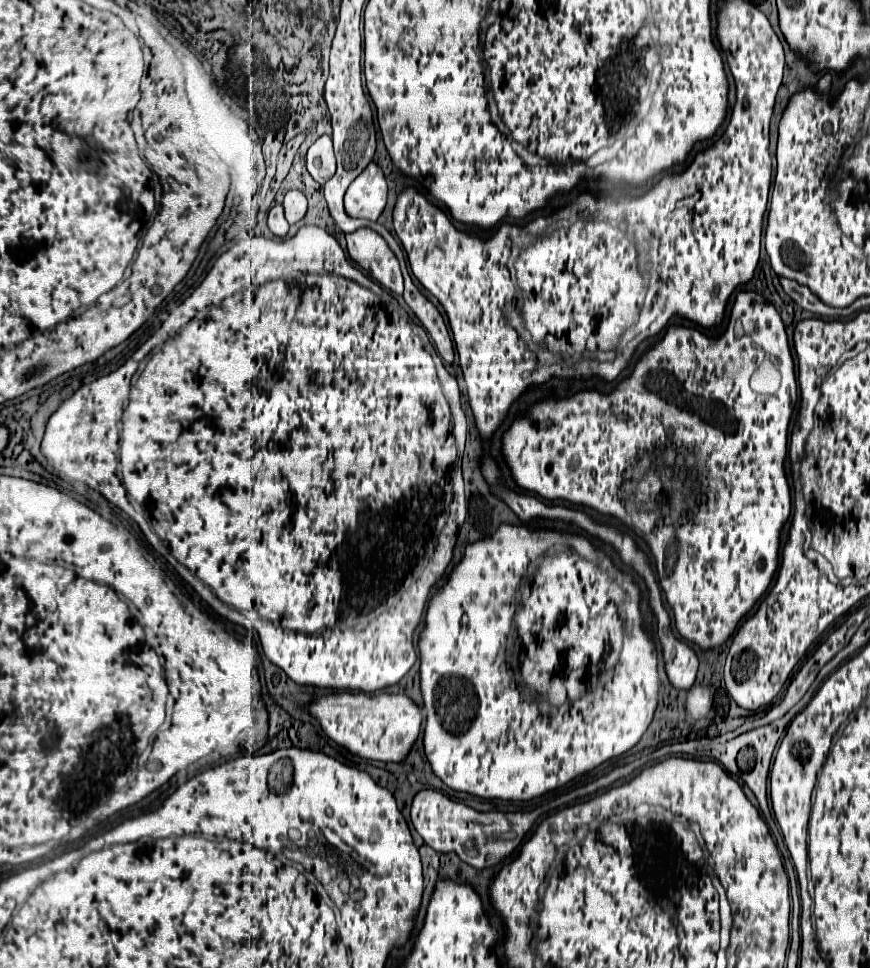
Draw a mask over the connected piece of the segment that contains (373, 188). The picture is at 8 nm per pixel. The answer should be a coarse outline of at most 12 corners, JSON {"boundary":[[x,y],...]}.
{"boundary":[[370,166],[350,184],[344,208],[378,220],[387,203],[382,170]]}

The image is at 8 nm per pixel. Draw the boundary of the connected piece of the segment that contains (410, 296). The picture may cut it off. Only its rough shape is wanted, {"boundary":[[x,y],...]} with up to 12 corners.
{"boundary":[[408,269],[403,298],[428,330],[446,364],[456,358],[452,334],[440,310],[418,290]]}

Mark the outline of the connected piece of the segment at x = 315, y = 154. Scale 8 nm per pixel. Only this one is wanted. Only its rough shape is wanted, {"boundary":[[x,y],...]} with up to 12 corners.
{"boundary":[[332,138],[308,148],[308,172],[318,184],[336,172]]}

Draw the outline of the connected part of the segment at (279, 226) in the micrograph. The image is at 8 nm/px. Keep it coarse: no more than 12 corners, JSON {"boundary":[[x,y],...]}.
{"boundary":[[282,206],[268,214],[268,228],[274,236],[284,238],[288,224]]}

